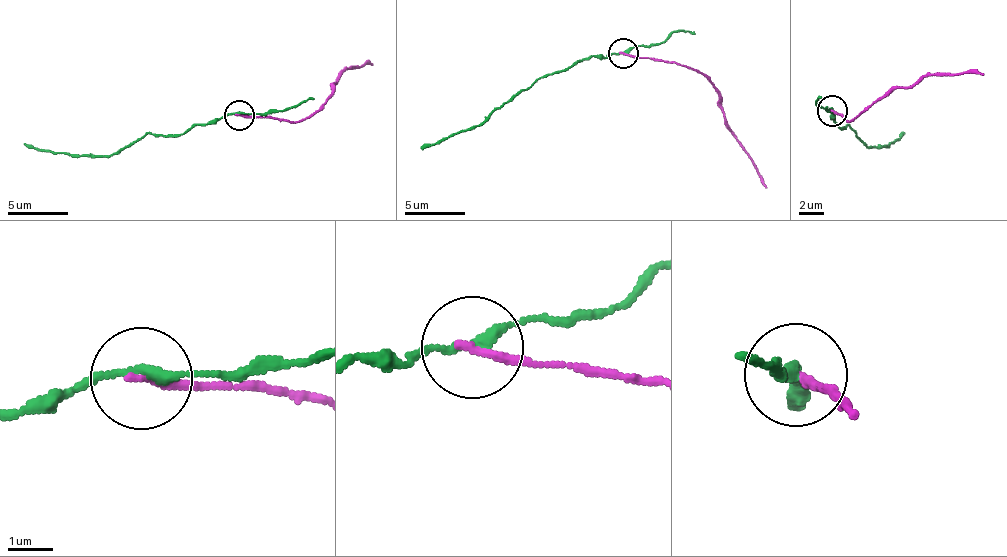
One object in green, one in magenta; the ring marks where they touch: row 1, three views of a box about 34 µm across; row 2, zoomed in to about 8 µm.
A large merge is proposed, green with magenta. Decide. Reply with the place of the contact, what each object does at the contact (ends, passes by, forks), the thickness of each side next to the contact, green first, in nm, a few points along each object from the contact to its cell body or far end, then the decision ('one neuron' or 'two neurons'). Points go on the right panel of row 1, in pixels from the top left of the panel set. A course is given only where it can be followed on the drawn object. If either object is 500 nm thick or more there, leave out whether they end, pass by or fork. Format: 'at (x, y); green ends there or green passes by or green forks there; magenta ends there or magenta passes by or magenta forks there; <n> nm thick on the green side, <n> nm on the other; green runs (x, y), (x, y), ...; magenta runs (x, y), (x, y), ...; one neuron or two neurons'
at (832, 110); green passes by; magenta ends there; 200 nm thick on the green side, 200 nm on the other; green runs (831, 110), (840, 128), (846, 126), (867, 146), (890, 143), (904, 132); magenta runs (831, 110), (849, 122), (883, 96), (917, 84), (927, 76), (984, 74); two neurons

